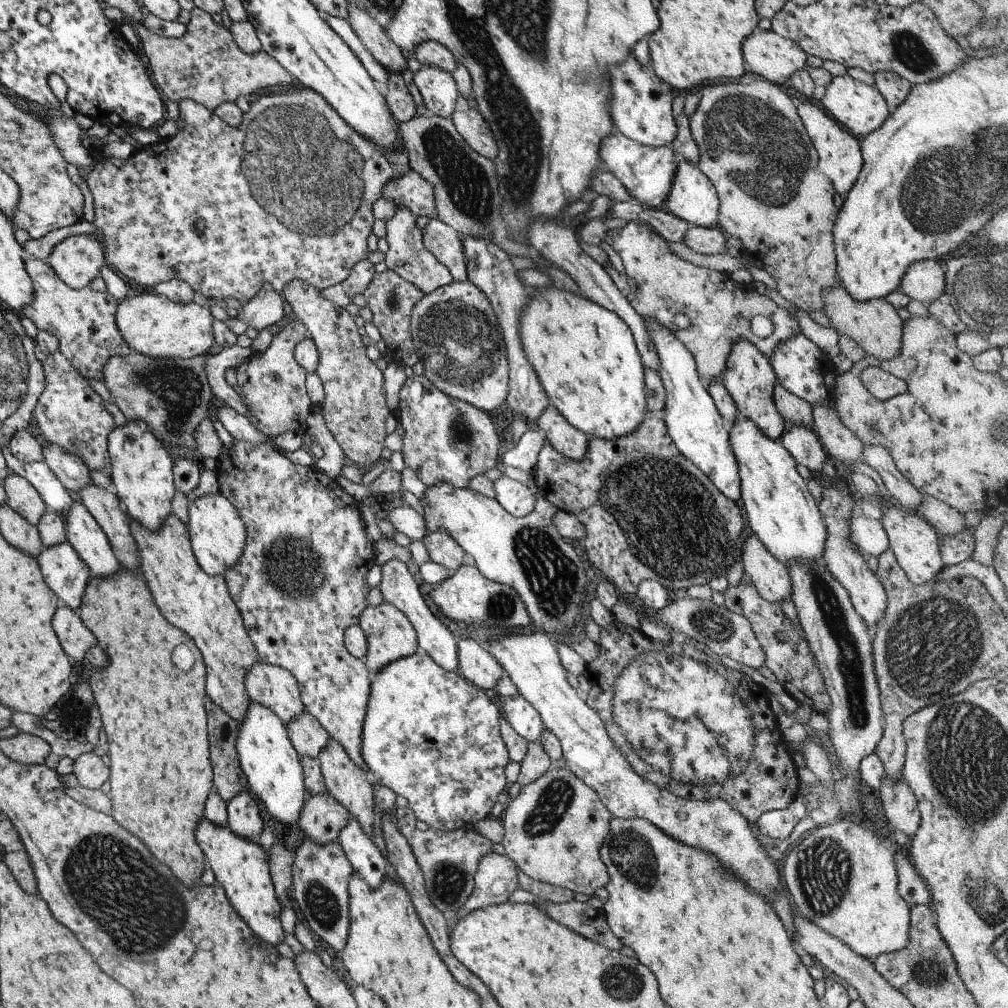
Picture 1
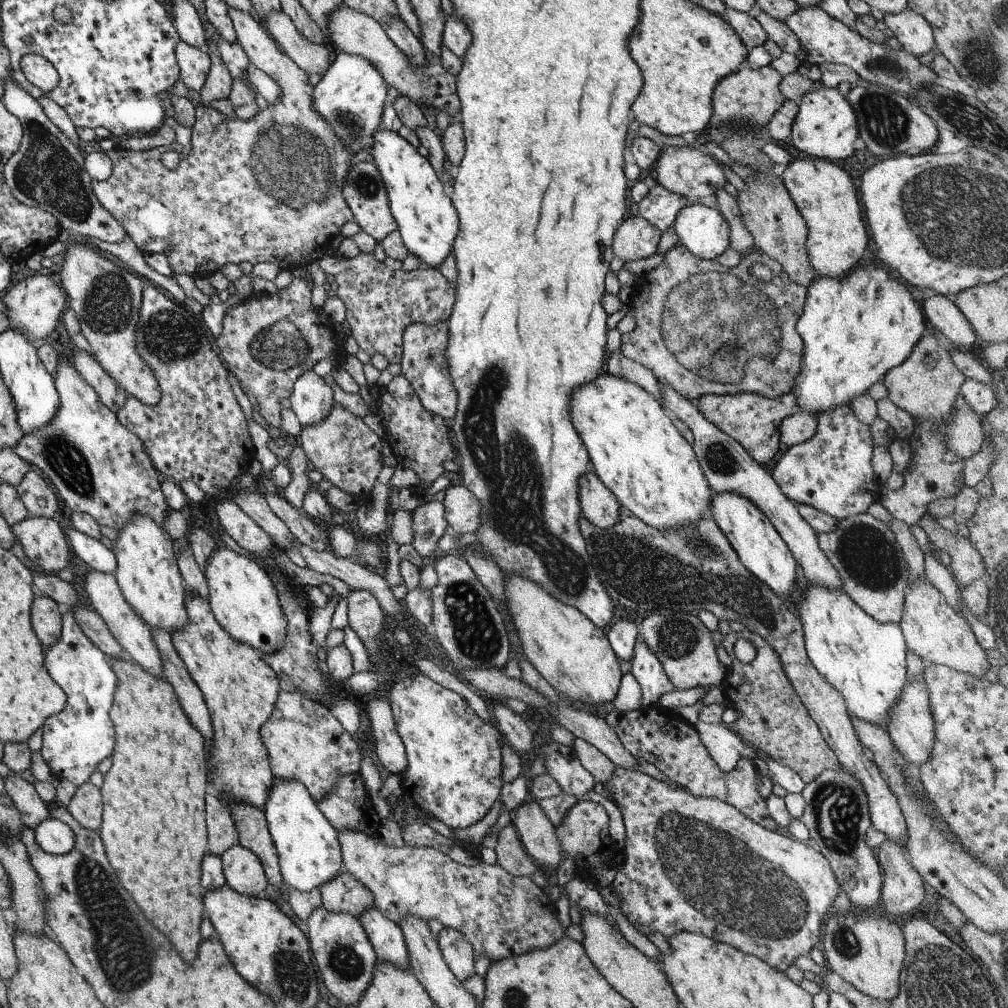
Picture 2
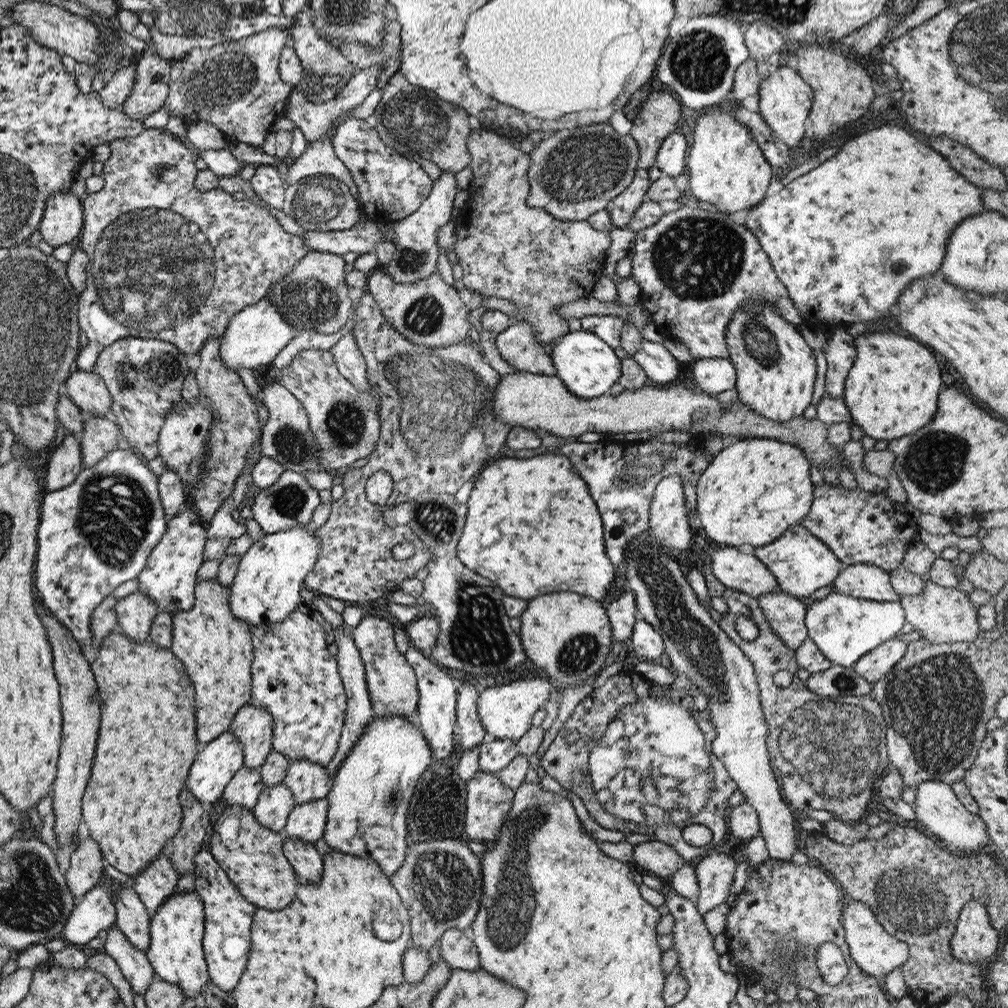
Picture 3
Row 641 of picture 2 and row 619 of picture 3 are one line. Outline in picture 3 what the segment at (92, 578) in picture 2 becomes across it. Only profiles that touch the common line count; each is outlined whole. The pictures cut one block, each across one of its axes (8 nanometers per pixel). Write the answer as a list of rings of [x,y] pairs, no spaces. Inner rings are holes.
[[[139,590],[132,592],[115,603],[116,630],[131,642],[144,642],[157,613],[153,600]]]

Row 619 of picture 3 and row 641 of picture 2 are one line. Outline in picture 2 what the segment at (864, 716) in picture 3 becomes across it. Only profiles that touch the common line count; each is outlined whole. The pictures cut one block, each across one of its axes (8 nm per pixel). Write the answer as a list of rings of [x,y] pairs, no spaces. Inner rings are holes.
[[[744,629],[742,632],[730,631],[720,643],[731,660],[720,682],[728,707],[737,712],[737,719],[731,723],[731,732],[737,732],[746,744],[765,752],[781,766],[794,770],[805,784],[811,782],[821,770],[839,770],[835,753],[825,744],[817,724],[787,680],[779,658],[765,640]],[[739,638],[749,640],[755,646],[755,657],[749,663],[743,664],[733,655],[733,644]]]

